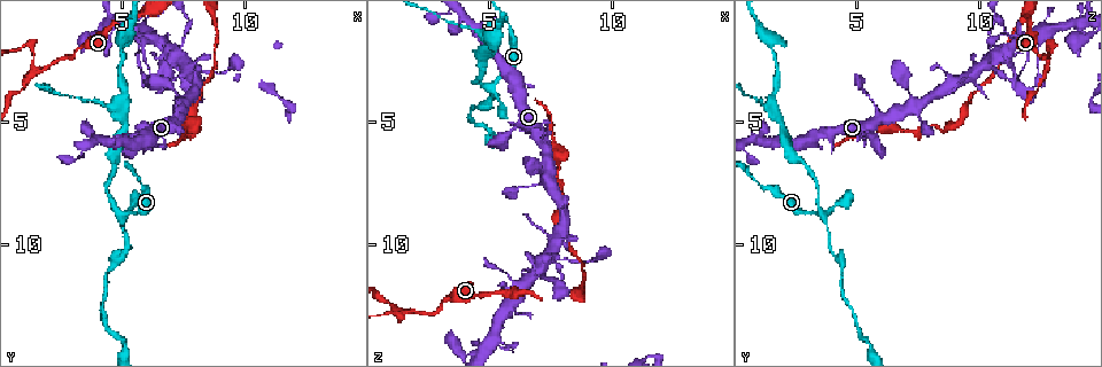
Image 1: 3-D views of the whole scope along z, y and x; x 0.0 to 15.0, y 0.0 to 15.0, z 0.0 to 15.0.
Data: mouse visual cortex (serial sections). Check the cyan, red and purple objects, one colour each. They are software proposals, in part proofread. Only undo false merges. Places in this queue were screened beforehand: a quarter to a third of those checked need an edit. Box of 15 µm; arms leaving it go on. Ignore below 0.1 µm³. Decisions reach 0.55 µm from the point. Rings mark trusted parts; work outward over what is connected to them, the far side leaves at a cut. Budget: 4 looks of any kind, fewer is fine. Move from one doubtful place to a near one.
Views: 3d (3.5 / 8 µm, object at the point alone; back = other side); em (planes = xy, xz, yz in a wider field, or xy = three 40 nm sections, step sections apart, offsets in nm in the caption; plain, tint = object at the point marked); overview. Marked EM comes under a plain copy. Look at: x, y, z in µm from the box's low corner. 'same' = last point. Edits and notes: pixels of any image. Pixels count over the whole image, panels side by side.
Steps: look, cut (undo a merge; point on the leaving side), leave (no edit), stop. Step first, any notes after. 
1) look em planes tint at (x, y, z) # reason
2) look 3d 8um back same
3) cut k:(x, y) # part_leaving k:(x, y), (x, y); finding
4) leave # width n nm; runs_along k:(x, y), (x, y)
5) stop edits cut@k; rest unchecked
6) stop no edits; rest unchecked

look 3d 8um at (5.0, 8.8, 3.5) # four arms meet

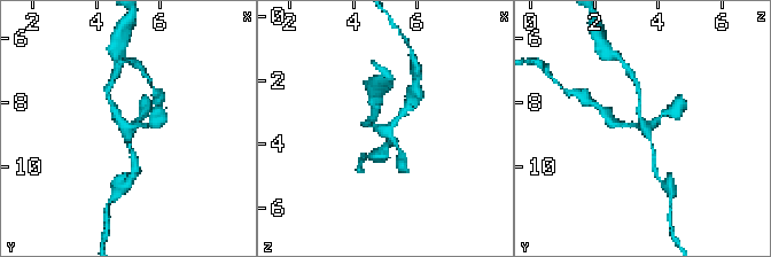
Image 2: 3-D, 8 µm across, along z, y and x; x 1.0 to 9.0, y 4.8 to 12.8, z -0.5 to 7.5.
look em xy step 3 tint at (5.0, 8.7, 3.6) # arms 4; arm_widths 150, 150, 200, 200 nm

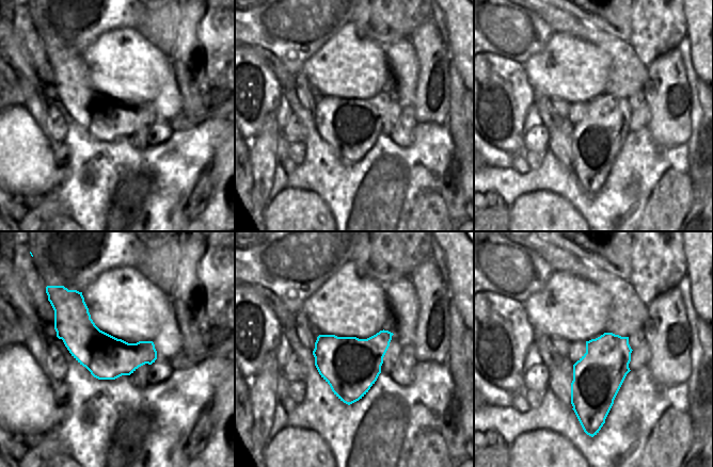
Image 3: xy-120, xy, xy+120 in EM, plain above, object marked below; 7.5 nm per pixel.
leave # width 440 nm; runs_along 2:(150, 125), (125, 126), (110, 101); continuous, no second cell

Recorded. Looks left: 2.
look 3d 3.5um at (4.0, 4.2, 1.1) # calibre changes

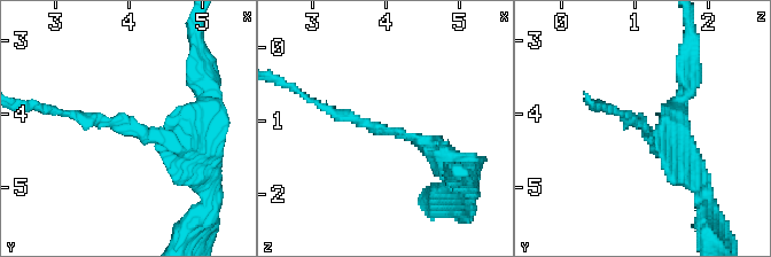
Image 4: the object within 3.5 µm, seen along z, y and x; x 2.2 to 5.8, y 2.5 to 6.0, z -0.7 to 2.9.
look em xy step 5 tint at (4.10, 4.25, 1.10) # arm_widths 150, 400 nm

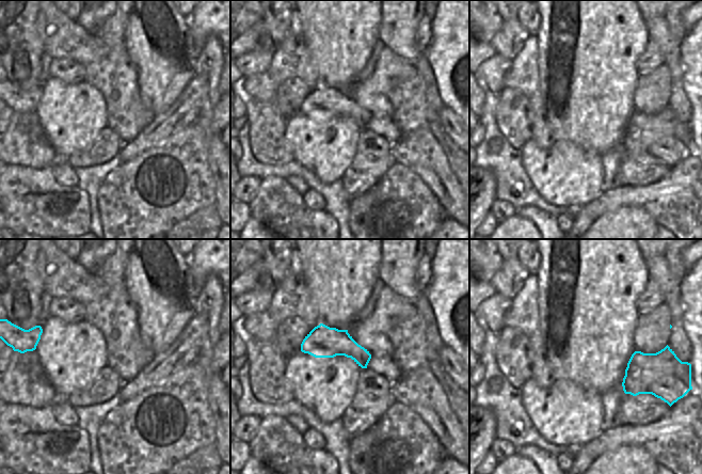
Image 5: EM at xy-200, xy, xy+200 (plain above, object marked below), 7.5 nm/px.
cut 4:(375, 126) # two cells meet here

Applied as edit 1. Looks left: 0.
stop edits cut@4; rest unchecked

